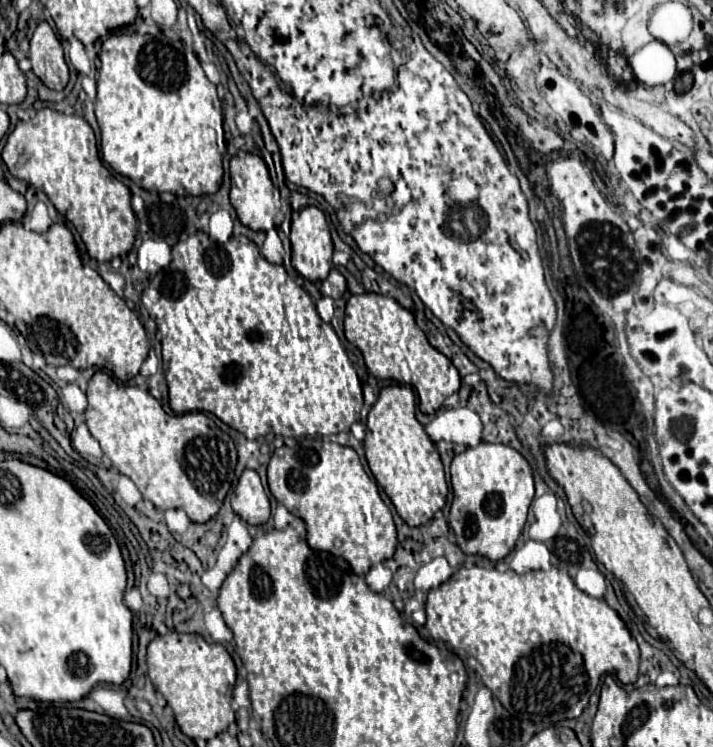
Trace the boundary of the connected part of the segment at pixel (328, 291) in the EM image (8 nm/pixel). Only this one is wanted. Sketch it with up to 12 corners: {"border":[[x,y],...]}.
{"border":[[332,268],[320,293],[336,300],[346,289],[345,278]]}

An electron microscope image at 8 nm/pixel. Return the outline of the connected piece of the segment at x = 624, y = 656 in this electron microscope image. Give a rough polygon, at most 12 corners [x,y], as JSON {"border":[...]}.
{"border":[[460,567],[426,629],[504,709],[580,717],[638,679],[606,601],[556,567]]}

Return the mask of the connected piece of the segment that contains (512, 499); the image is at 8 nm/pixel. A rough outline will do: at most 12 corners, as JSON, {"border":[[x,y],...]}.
{"border":[[482,441],[456,455],[448,525],[504,559],[534,499],[528,461]]}

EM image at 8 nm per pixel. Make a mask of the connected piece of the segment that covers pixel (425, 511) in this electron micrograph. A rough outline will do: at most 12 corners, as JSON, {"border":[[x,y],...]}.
{"border":[[382,387],[366,459],[410,527],[444,507],[438,449],[414,391]]}

